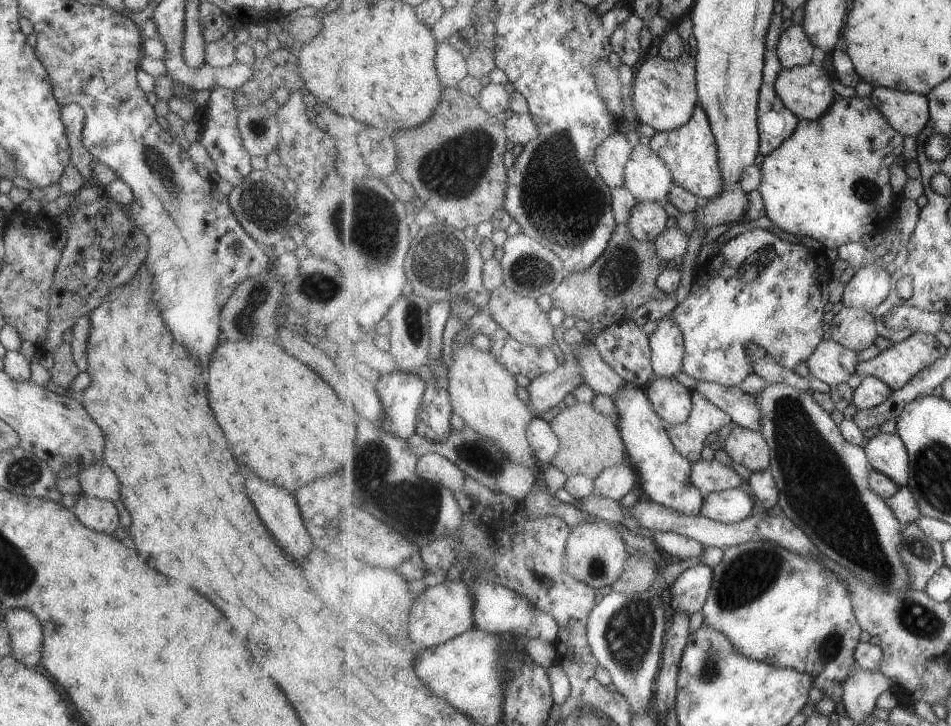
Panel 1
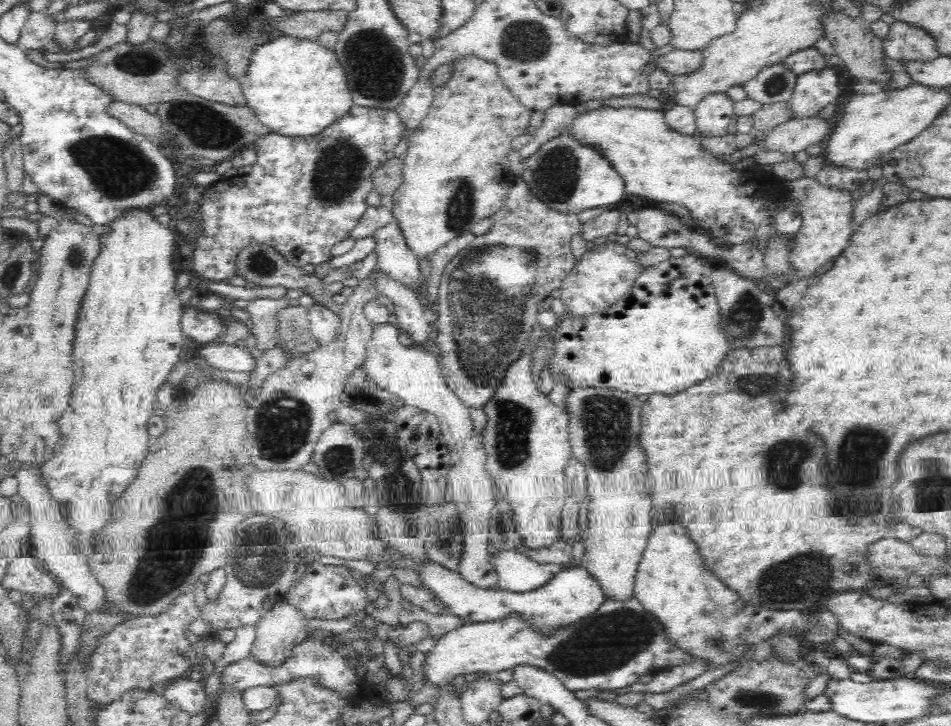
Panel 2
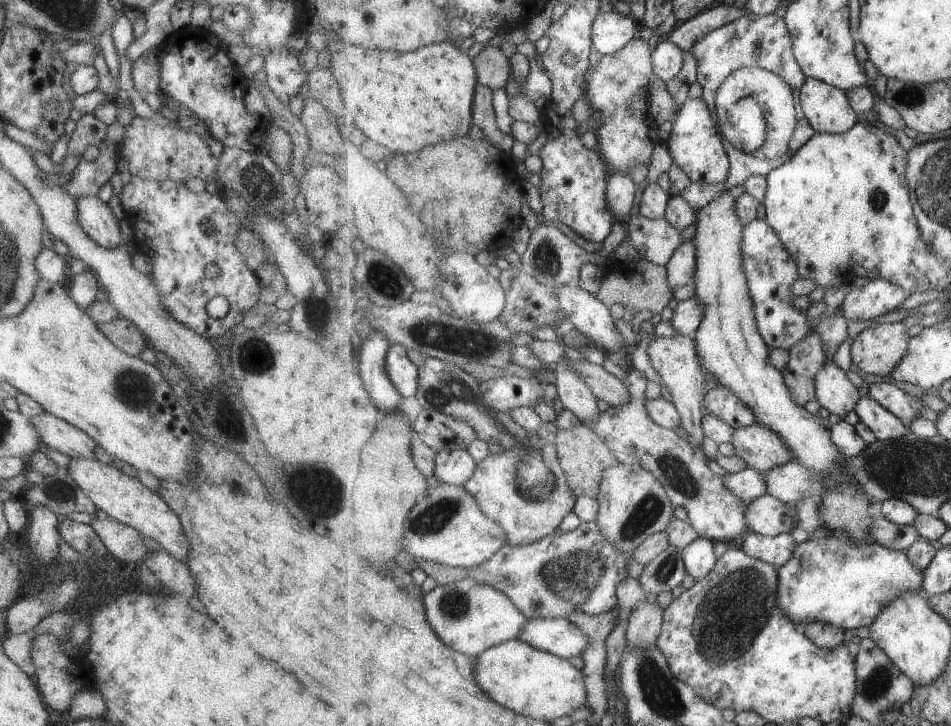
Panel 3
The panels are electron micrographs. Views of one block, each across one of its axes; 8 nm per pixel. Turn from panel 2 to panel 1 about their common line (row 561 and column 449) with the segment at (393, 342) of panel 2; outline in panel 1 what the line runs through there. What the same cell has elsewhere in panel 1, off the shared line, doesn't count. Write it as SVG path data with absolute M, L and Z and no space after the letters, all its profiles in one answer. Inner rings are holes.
M429 453L420 457L417 464L417 476L445 486L453 492L465 493L465 486L467 486L465 472L441 453Z

